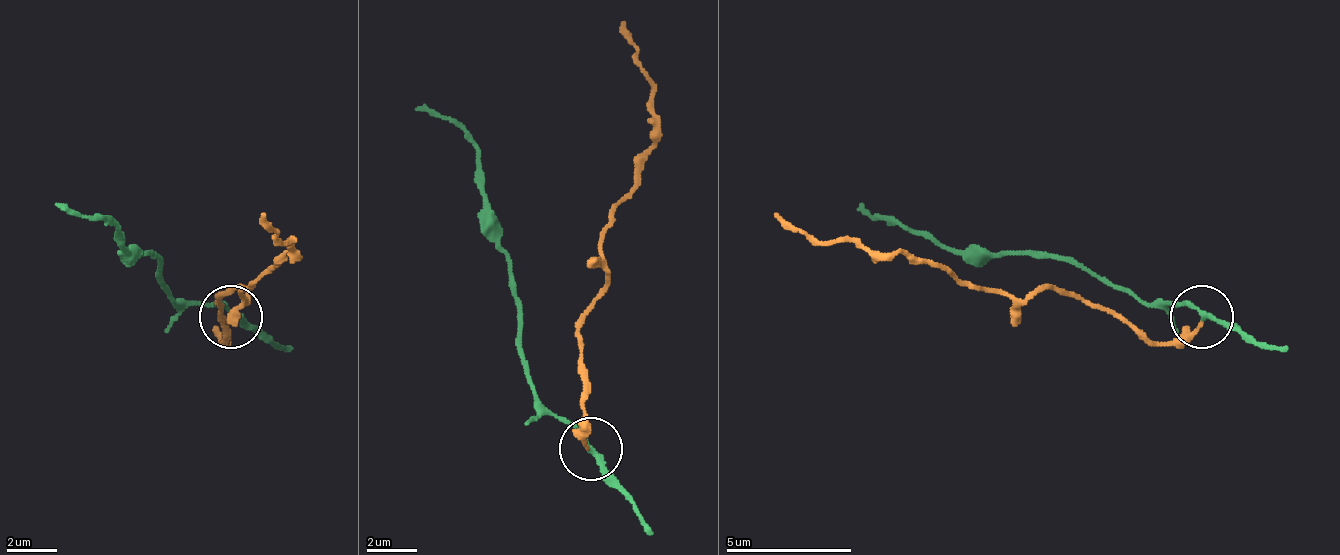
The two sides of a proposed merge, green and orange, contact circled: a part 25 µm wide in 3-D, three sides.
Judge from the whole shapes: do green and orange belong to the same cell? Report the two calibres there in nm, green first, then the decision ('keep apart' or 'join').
200 nm thick on the green side, 190 nm on the other; keep apart

